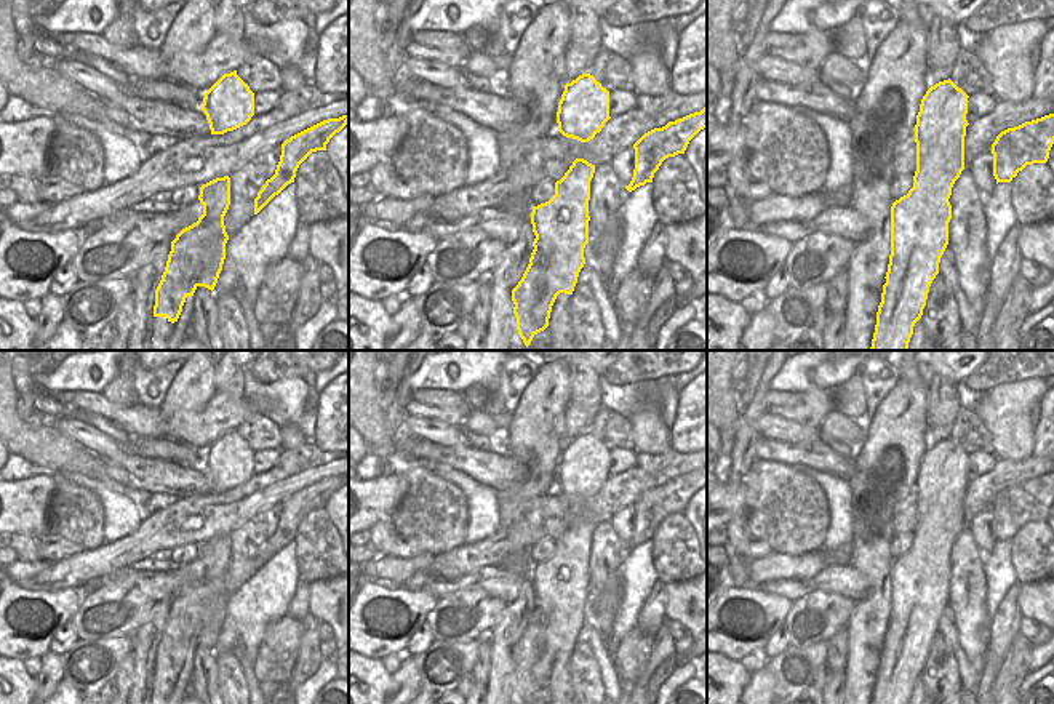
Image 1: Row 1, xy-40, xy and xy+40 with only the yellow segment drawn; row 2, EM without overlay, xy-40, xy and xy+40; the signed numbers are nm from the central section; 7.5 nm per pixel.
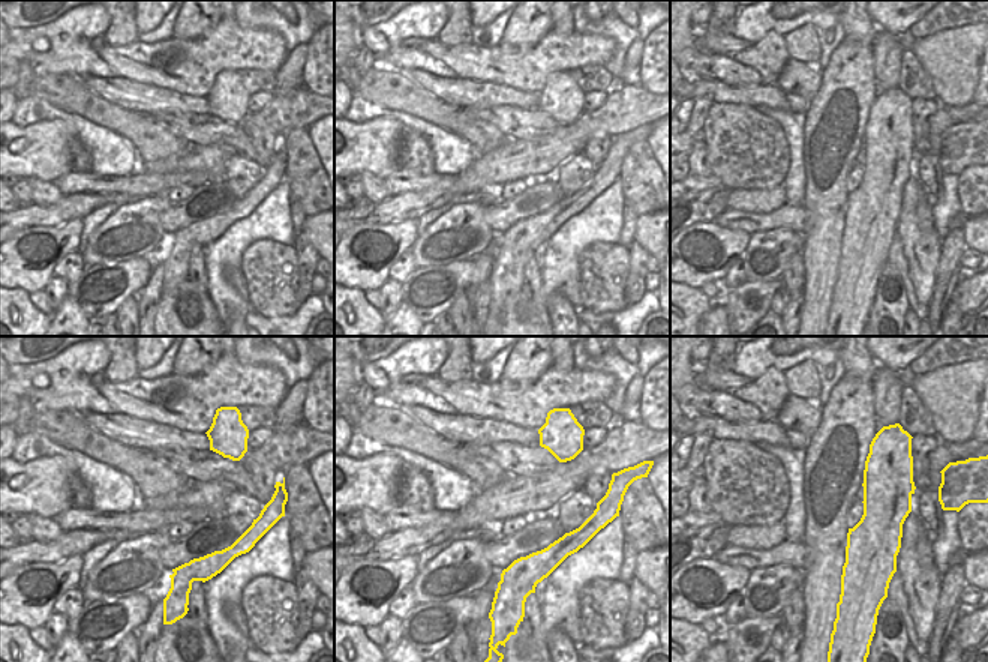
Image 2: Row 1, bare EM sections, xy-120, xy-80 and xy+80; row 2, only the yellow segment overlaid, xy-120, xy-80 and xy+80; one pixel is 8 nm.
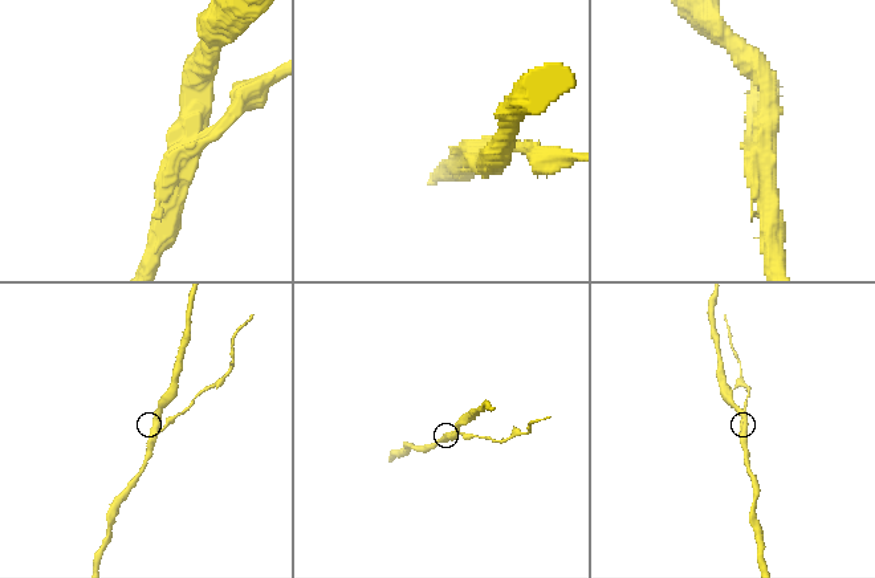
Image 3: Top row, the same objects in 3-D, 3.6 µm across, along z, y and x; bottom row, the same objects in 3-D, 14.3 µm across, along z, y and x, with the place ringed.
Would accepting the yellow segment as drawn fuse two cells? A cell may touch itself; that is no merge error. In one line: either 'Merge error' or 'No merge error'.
Merge error

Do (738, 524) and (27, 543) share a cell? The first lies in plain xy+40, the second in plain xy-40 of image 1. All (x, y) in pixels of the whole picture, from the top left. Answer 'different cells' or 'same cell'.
same cell

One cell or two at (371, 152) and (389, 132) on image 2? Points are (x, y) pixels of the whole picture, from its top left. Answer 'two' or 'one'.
one

